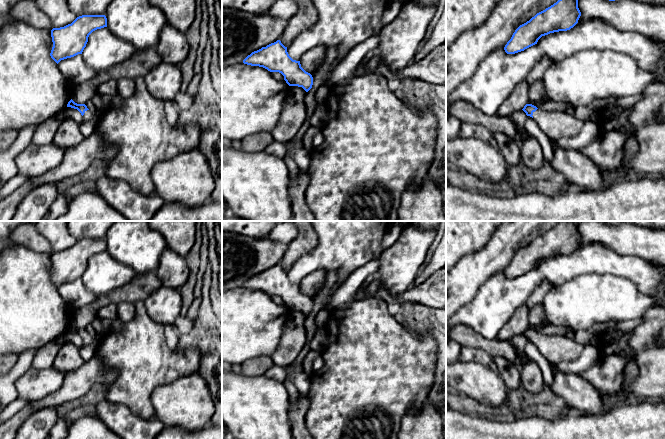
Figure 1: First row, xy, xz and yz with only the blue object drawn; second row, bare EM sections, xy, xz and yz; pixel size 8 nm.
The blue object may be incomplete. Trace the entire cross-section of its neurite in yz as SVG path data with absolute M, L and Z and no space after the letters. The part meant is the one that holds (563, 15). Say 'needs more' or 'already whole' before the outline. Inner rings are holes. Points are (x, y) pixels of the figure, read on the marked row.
already whole | M558 0L520 25L507 42L504 50L515 54L537 44L538 40L550 33L573 28L581 16L578 0Z

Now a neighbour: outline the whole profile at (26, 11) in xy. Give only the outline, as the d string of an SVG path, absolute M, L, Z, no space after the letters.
M22 0L11 10L9 15L18 21L29 24L37 29L52 30L48 16L36 5L35 0Z

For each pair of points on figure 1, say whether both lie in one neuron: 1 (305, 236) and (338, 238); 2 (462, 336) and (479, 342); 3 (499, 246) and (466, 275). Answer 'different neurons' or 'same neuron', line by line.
1: different neurons
2: same neuron
3: same neuron

